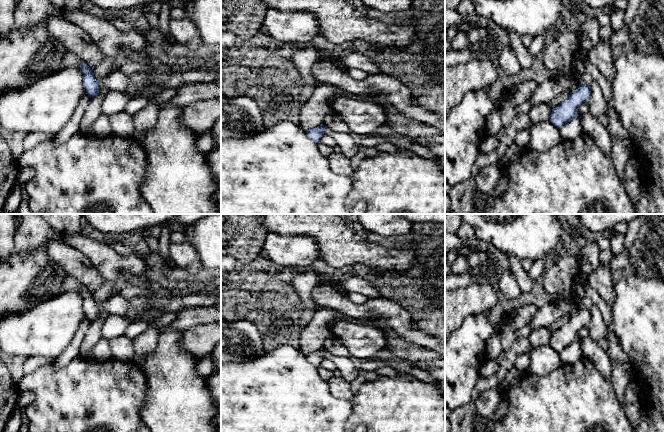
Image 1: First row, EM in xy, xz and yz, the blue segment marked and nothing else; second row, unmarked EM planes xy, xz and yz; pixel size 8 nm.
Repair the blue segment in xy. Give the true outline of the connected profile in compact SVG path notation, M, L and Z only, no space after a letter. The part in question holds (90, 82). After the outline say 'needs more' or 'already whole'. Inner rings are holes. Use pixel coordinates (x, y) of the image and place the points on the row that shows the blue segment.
M83 60L80 63L80 67L83 71L83 84L86 92L90 98L96 97L99 94L98 80L93 74L93 69L86 65Z; already whole

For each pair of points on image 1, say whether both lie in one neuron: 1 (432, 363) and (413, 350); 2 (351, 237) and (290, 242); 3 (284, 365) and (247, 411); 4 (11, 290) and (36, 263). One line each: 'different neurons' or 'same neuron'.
1: same neuron
2: different neurons
3: same neuron
4: same neuron

